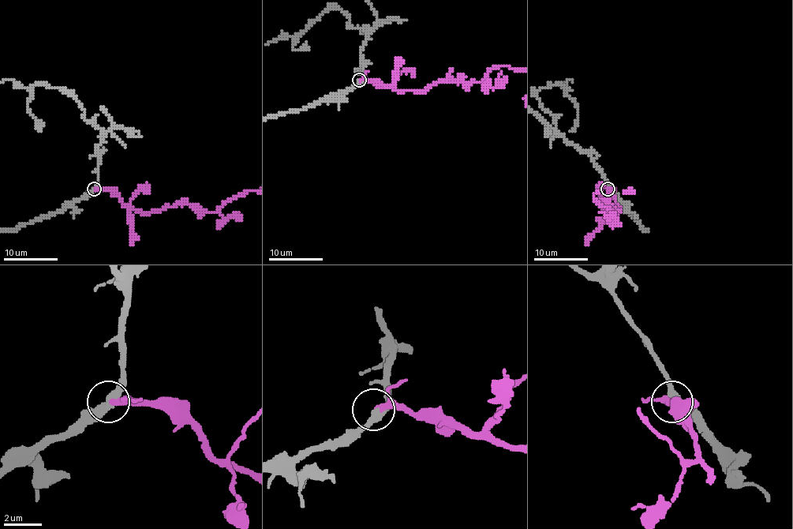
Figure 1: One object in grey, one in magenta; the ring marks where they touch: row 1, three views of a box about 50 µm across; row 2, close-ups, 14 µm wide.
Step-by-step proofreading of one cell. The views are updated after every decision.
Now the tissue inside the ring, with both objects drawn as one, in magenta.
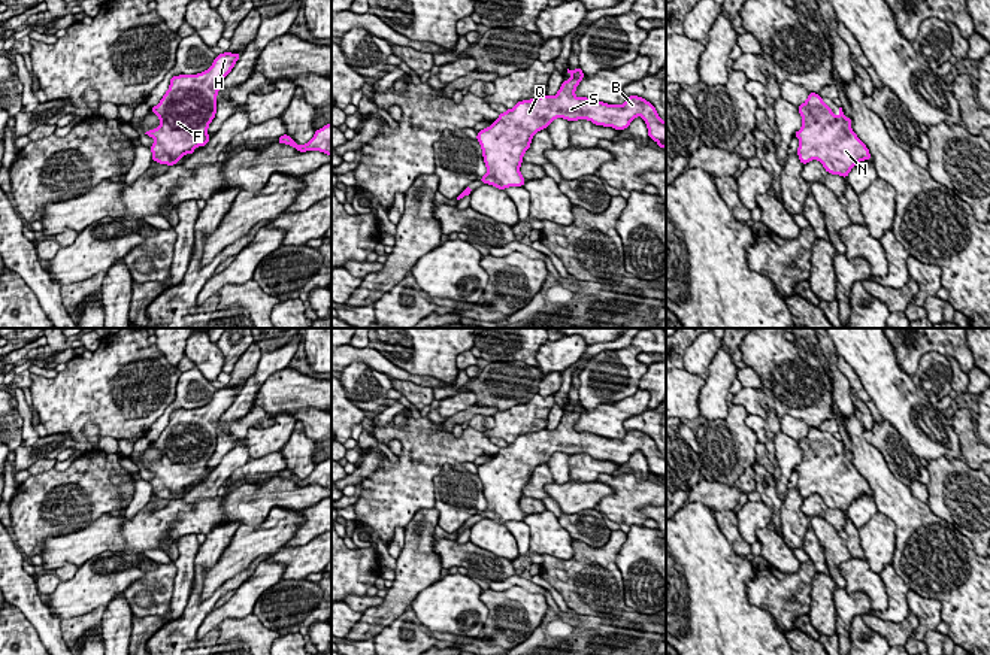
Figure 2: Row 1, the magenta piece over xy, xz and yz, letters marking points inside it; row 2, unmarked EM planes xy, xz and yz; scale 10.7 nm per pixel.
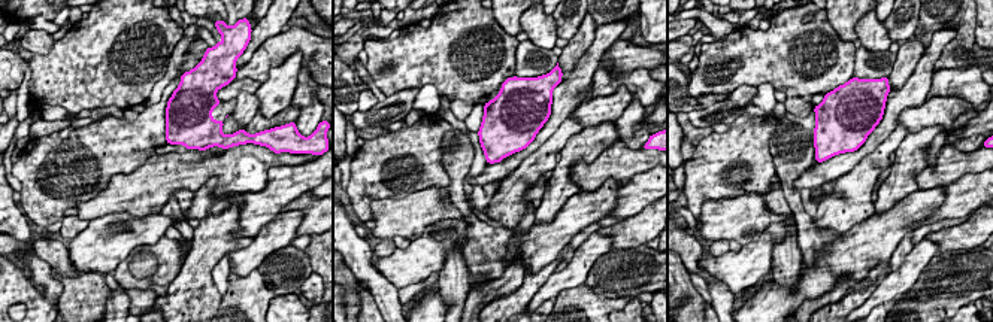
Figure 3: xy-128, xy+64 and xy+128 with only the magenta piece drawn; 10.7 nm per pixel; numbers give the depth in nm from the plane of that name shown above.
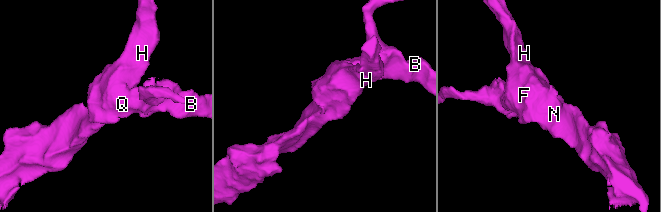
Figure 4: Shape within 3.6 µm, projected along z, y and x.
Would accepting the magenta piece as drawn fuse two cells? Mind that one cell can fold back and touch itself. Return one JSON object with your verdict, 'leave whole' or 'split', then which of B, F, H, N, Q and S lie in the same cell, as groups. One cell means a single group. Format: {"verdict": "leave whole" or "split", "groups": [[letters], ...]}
{"verdict": "leave whole", "groups": [["B", "F", "H", "N", "Q", "S"]]}

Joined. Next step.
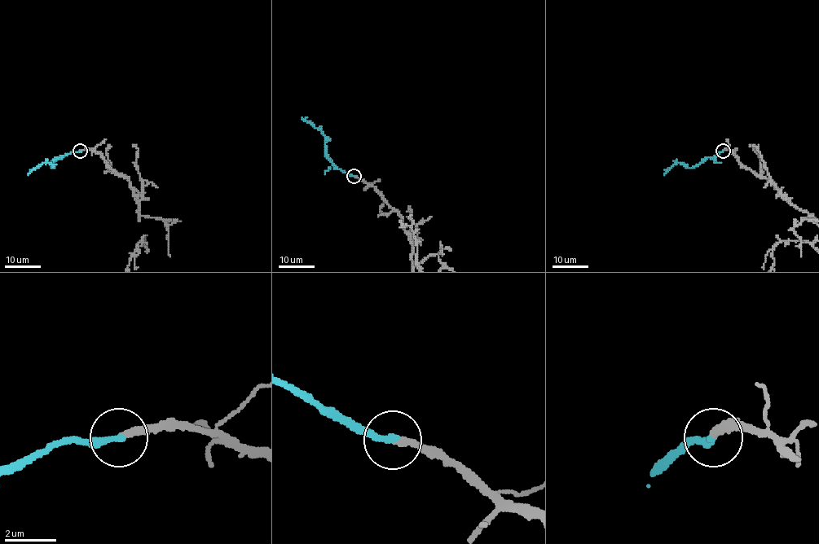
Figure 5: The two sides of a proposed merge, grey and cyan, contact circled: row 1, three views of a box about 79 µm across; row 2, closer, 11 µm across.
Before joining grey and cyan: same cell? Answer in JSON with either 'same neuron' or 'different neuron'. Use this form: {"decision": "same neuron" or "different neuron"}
{"decision": "same neuron"}

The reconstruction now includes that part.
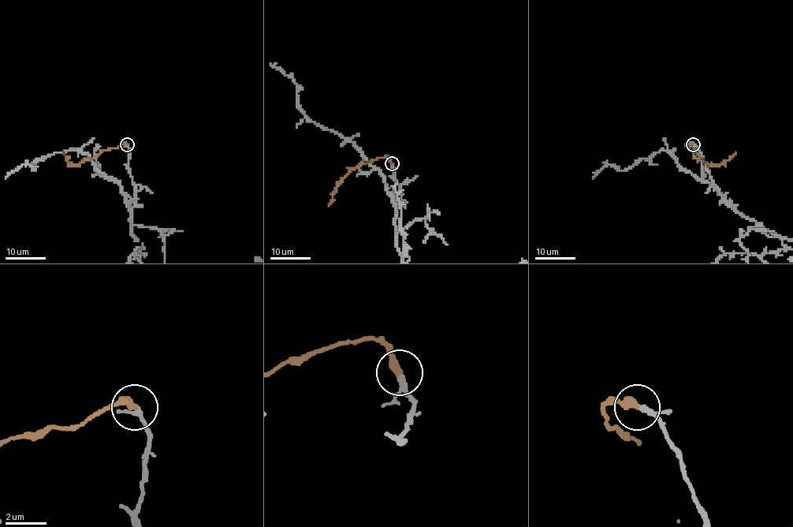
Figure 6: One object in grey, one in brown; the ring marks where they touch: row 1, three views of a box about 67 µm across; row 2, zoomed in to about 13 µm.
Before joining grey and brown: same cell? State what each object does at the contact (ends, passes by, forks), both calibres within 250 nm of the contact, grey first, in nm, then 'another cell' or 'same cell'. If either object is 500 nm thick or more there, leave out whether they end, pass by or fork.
grey passes by; brown ends there; 190 nm thick on the grey side, 400 nm on the other; same cell

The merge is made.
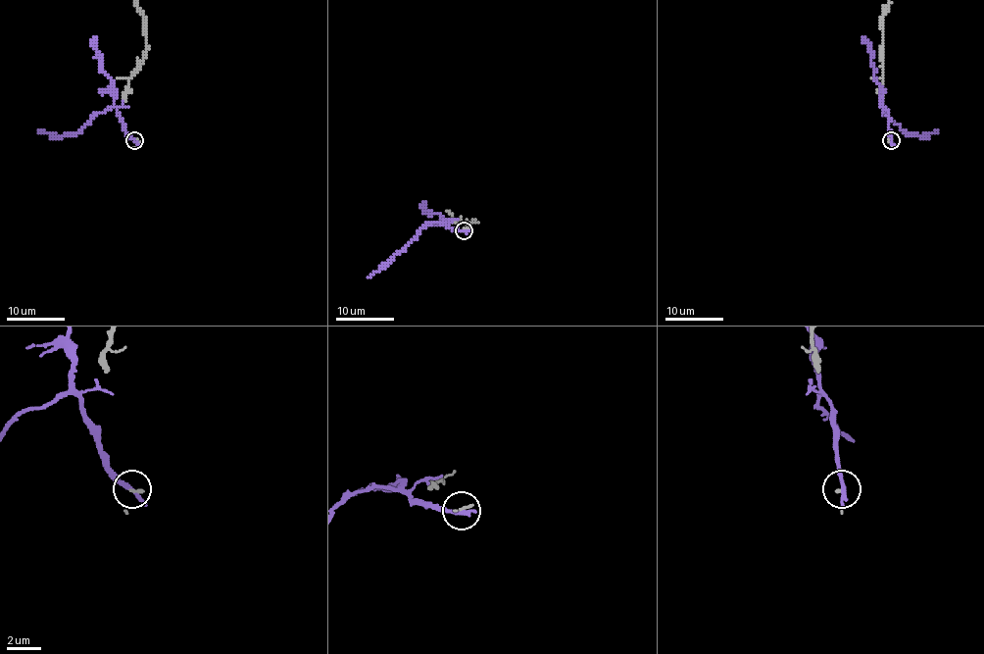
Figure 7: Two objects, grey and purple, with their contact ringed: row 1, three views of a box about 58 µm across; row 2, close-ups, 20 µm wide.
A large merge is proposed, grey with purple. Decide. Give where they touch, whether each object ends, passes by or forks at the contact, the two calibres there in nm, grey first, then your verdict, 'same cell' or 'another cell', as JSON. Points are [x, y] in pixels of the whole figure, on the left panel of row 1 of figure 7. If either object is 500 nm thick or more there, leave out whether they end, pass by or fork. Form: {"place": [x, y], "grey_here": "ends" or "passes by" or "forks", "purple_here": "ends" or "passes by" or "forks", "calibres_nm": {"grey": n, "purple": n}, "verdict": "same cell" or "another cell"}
{"place": [134, 140], "grey_here": "ends", "purple_here": "ends", "calibres_nm": {"grey": 140, "purple": 320}, "verdict": "another cell"}

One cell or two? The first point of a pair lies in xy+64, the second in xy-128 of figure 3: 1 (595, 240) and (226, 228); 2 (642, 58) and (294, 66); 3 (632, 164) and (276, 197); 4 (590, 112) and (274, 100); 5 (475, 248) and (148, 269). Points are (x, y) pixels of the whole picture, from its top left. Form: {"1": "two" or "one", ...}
{"1": "two", "2": "two", "3": "two", "4": "one", "5": "one"}

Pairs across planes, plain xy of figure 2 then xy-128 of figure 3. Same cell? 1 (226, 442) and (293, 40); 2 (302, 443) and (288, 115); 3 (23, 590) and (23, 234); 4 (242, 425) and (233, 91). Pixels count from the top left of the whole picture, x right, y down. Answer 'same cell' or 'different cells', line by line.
1: different cells
2: different cells
3: same cell
4: same cell

